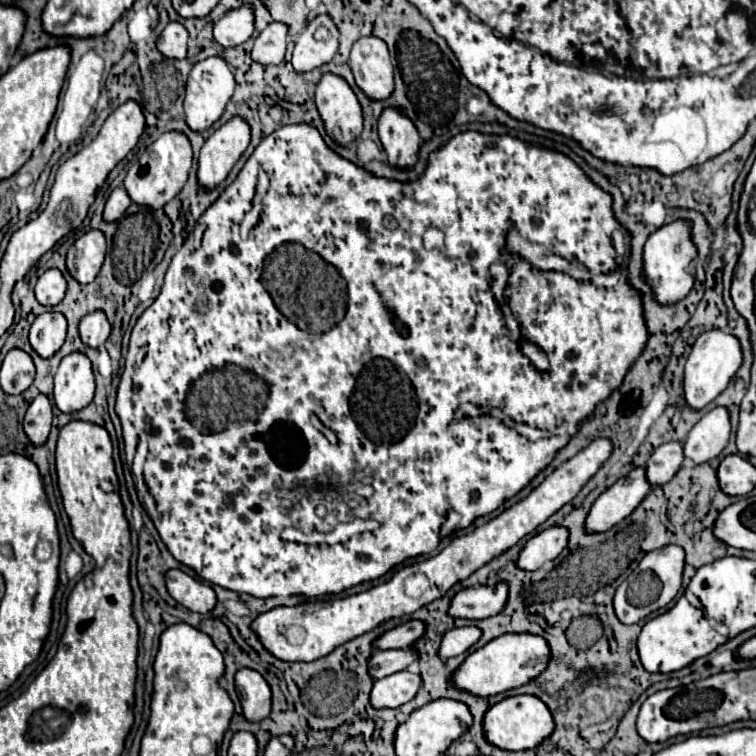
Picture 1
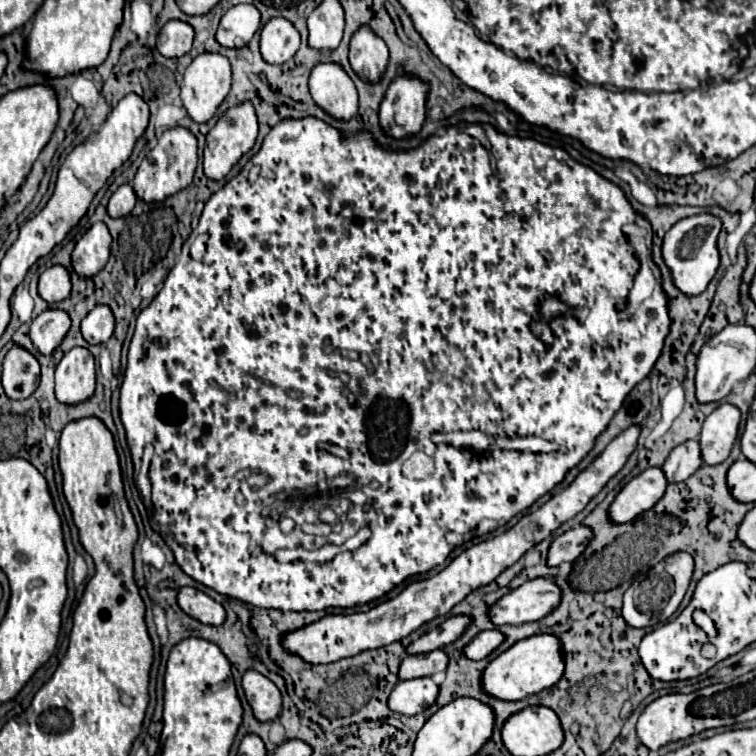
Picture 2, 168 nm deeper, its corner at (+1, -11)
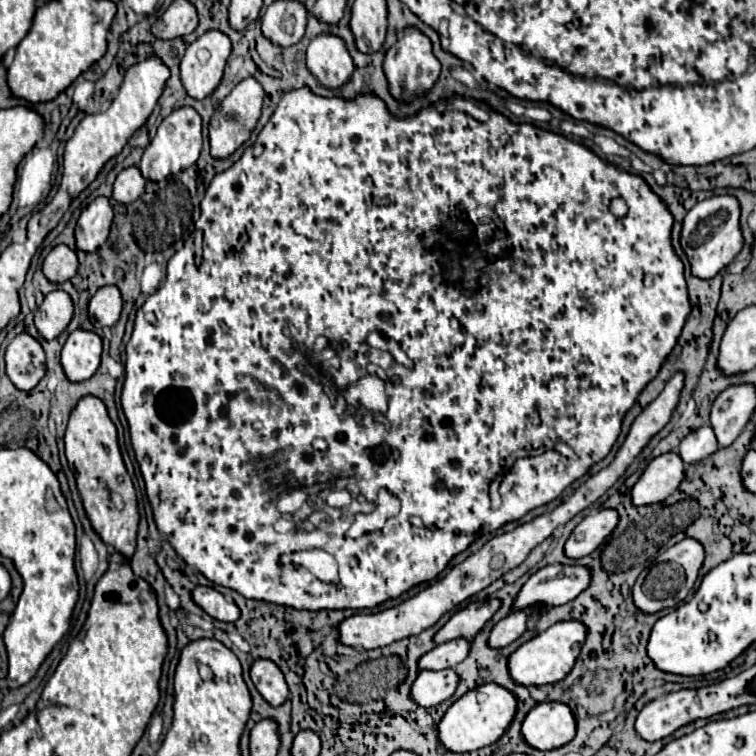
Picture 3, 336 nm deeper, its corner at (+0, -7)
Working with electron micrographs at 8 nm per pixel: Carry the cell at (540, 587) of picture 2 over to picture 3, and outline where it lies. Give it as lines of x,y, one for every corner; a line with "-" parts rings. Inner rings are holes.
553,564
537,570
523,584
513,600
513,612
525,608
553,608
567,604
589,586
589,570
585,566

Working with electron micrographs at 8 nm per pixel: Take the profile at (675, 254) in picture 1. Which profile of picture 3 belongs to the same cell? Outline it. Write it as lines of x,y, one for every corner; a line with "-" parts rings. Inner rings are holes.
711,196
697,202
685,216
681,226
681,248
691,264
691,274
709,280
717,276
741,250
743,236
739,230
739,204
733,196

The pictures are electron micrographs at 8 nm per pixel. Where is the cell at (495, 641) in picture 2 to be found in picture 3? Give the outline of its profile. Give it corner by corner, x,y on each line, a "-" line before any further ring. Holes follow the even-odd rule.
529,608
527,612
513,612
513,614
505,616
503,620
499,620
489,634
489,640
487,640
489,648
503,648
503,646
511,644
513,640
517,640
525,632
527,616
533,612
541,614
541,610
537,610
537,608

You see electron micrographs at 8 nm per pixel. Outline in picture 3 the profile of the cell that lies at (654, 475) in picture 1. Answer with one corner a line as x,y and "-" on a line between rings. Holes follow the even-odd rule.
701,426
701,428
693,430
679,444
679,456
685,464
701,462
717,450
719,450
719,444
715,440
715,434
711,432
711,426

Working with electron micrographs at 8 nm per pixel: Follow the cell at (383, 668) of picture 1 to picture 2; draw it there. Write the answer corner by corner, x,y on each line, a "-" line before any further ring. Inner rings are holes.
434,650
418,656
404,654
400,664
400,680
434,676
438,672
444,672
446,668
448,668
448,654
444,650

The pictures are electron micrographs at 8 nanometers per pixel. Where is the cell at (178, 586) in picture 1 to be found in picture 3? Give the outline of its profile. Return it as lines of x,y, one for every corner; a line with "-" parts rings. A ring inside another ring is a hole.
197,586
193,590
193,600
197,606
201,606
215,620
235,622
239,618
235,602
225,600
217,590
213,590
209,586

